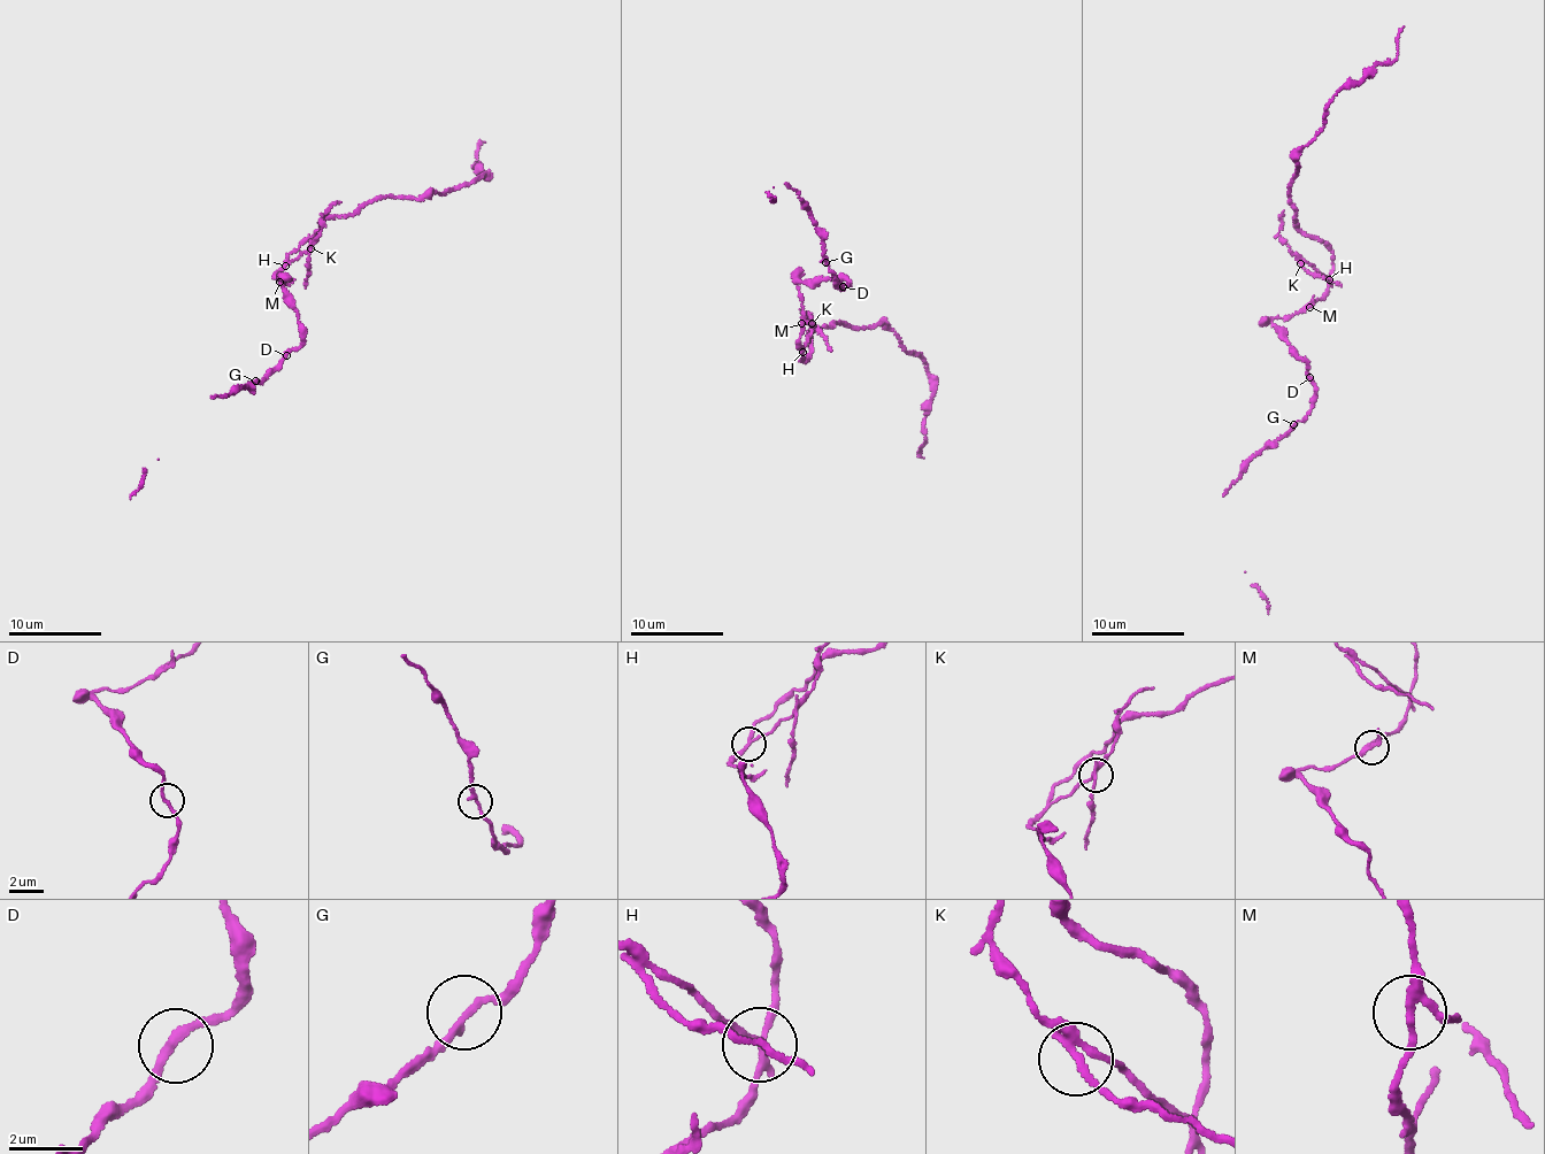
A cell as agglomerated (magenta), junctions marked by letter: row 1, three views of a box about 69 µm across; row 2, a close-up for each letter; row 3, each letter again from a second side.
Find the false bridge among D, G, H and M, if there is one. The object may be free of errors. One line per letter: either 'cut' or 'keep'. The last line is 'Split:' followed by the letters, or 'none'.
D: keep
G: keep
H: cut
M: keep
Split: H

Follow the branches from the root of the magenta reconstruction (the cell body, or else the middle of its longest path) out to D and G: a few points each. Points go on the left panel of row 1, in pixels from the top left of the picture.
D: (282, 279), (281, 284), (294, 307), (302, 341), (286, 355)
G: (282, 279), (281, 284), (294, 307), (302, 341), (276, 370), (261, 381), (255, 381)

